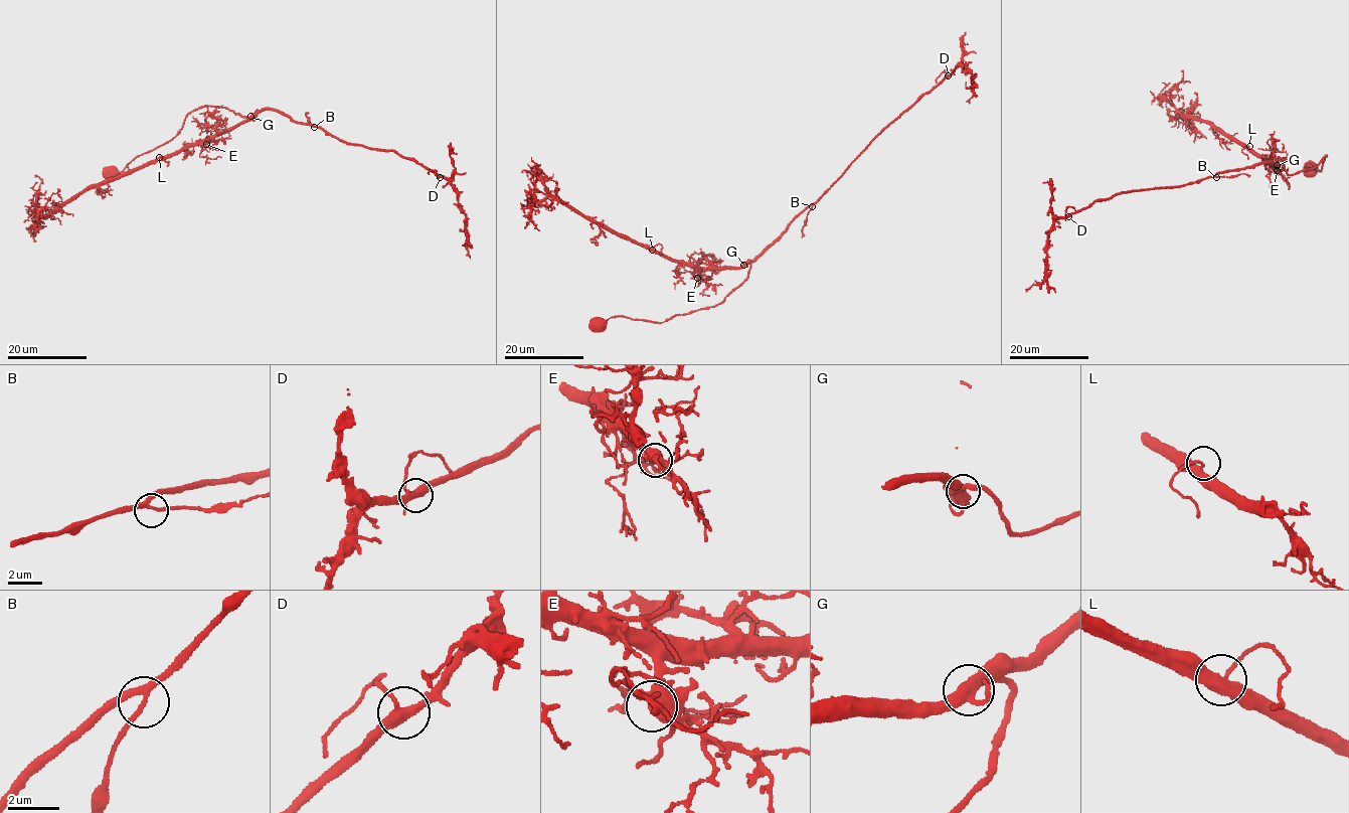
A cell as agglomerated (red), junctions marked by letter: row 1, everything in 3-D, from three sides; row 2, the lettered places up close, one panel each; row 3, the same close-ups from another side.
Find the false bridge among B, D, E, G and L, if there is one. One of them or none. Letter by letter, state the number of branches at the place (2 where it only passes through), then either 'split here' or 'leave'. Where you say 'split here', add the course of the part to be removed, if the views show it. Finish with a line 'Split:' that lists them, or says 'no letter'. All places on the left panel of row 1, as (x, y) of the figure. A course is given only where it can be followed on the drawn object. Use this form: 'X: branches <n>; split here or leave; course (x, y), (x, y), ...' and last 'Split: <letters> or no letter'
B: branches 3; leave
D: branches 3; leave
E: branches 3; leave
G: branches 3; leave
L: branches 3; leave
Split: no letter

